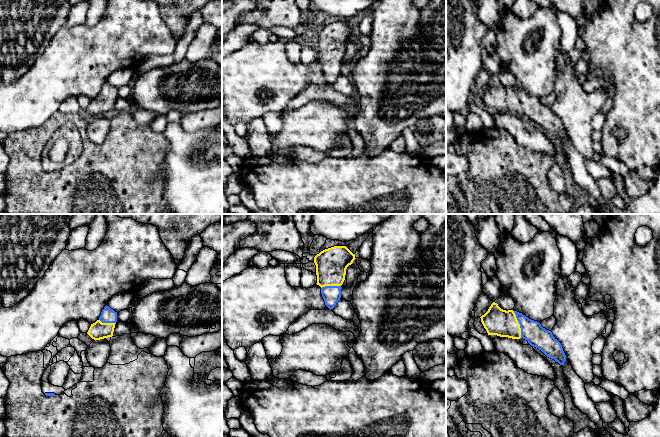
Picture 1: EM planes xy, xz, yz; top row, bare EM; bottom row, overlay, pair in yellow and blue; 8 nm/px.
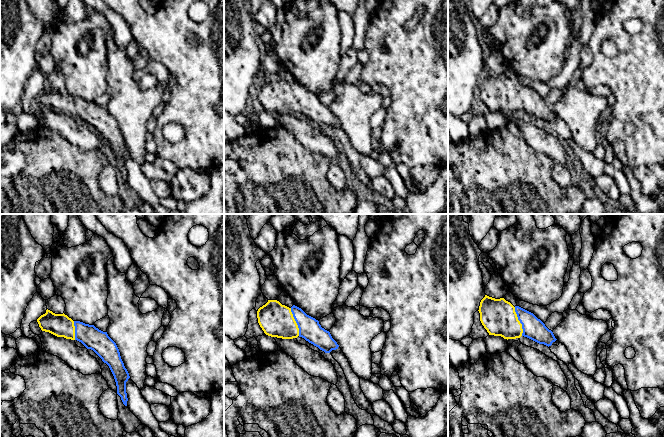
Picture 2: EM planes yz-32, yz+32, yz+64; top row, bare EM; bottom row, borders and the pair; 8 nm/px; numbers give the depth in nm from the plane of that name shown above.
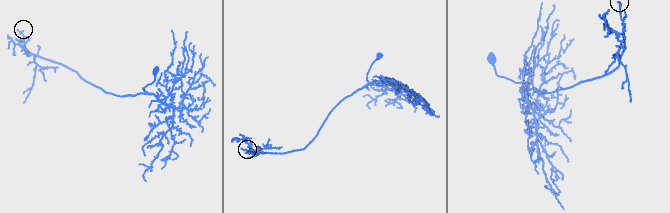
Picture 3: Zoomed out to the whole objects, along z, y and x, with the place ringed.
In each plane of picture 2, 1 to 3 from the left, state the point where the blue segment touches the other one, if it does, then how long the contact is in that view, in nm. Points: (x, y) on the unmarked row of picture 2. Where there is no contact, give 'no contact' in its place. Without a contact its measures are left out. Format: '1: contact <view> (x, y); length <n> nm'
1: contact yz-32 (74, 106); length 150 nm
2: contact yz+32 (295, 98); length 240 nm
3: contact yz+64 (519, 97); length 240 nm

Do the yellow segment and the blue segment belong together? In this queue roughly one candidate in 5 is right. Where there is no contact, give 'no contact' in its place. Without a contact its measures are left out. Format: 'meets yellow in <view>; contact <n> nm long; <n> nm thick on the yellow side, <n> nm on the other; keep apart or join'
meets yellow in yz; contact 220 nm long; 220 nm thick on the yellow side, 170 nm on the other; join

